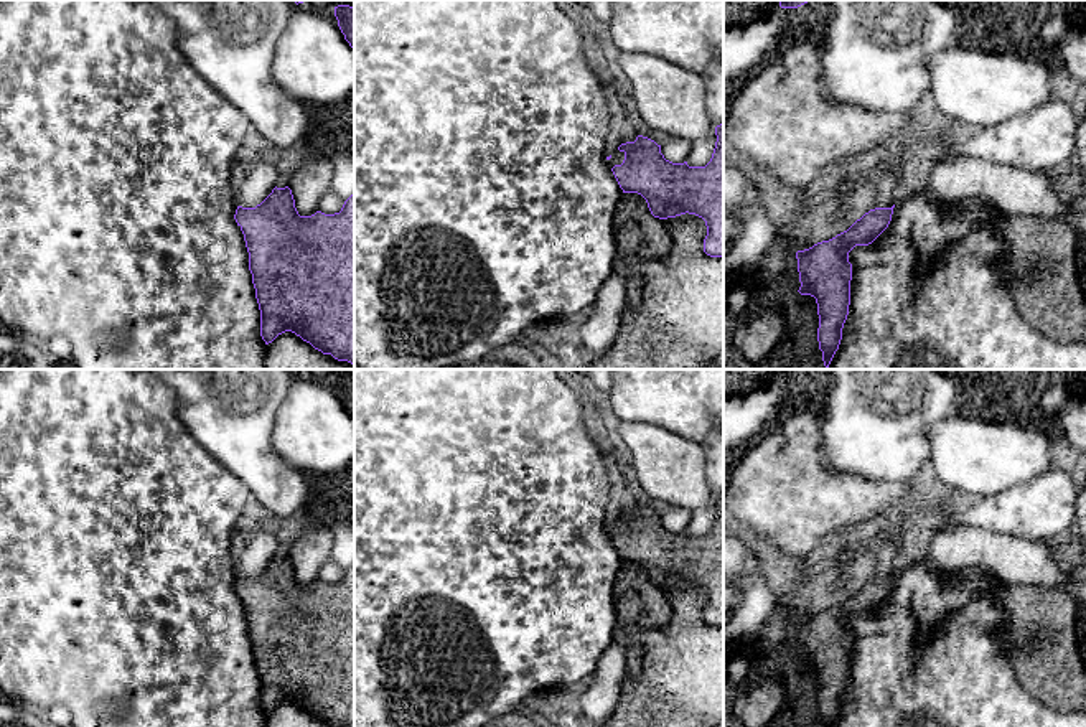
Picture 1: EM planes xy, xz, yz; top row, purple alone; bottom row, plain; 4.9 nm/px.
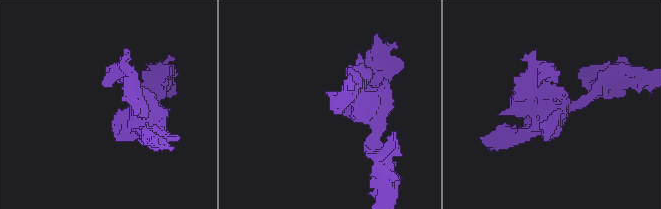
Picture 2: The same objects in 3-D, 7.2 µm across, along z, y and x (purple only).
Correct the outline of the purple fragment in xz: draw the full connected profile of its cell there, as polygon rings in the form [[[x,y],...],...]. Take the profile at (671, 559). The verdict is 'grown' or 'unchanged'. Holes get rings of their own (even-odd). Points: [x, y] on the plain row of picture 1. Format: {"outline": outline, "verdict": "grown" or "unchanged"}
{"outline": [[[723,491],[715,496],[715,504],[715,518],[705,536],[689,536],[687,531],[672,532],[661,523],[661,514],[638,504],[634,511],[618,516],[625,529],[611,541],[623,562],[638,562],[646,569],[654,587],[667,589],[686,582],[702,587],[707,595],[704,621],[710,626],[723,626]]], "verdict": "unchanged"}

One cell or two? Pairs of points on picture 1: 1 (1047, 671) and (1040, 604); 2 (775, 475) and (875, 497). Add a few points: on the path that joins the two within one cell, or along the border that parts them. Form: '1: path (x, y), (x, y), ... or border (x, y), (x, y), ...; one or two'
1: path (1045, 655), (1040, 638), (1040, 620); one
2: path (800, 497), (851, 497); one

